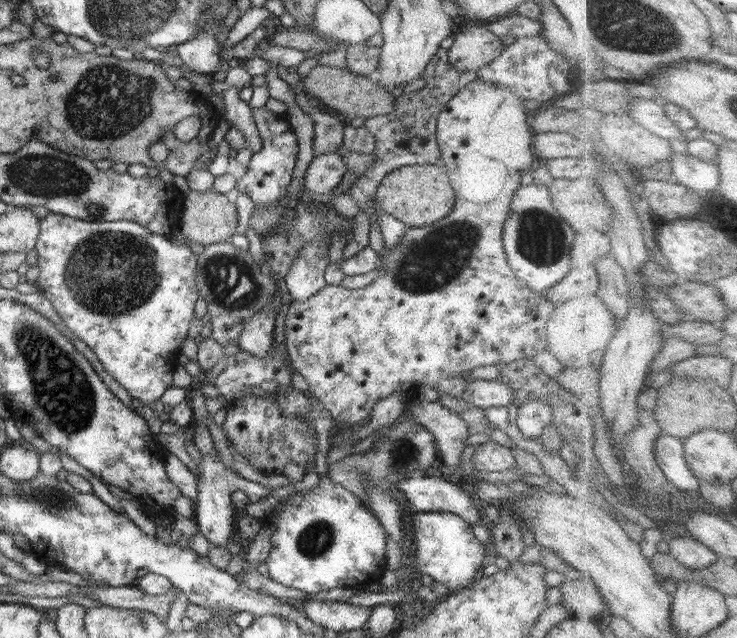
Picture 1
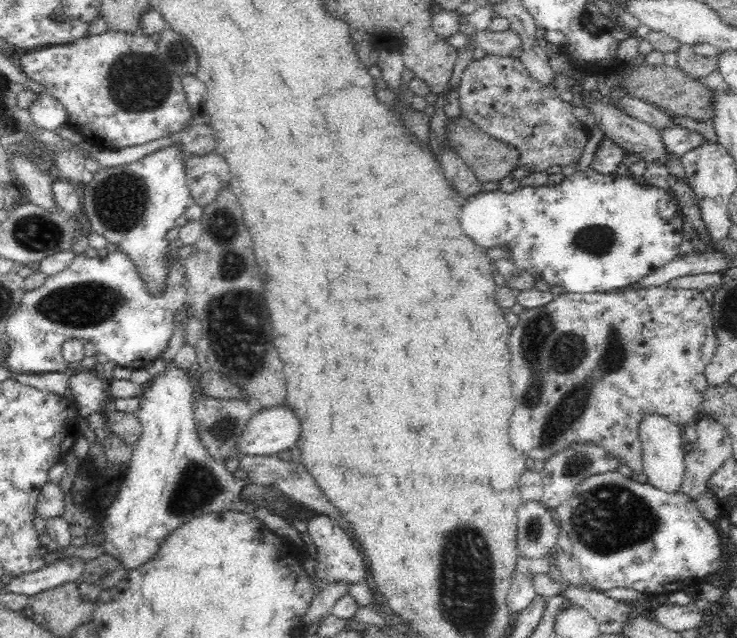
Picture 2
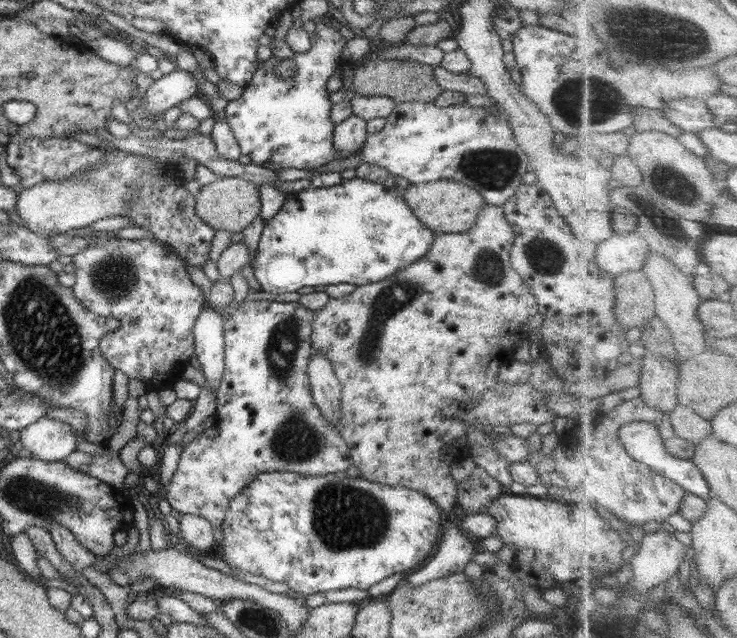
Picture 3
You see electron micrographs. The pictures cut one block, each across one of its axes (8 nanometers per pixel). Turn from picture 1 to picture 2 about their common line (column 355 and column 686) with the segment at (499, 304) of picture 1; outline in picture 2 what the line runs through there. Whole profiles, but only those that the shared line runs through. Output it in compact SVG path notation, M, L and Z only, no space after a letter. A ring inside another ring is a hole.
M667 283L644 289L638 287L624 288L618 293L570 293L559 294L554 301L539 306L539 308L525 309L518 315L520 321L511 330L508 338L510 347L510 381L513 396L516 401L512 418L510 418L510 442L516 450L522 450L528 458L546 460L549 456L565 449L568 445L580 443L596 443L612 458L618 457L620 464L629 466L633 474L643 472L642 447L639 439L640 421L648 414L658 414L669 418L674 424L684 426L694 422L701 416L700 407L704 391L707 388L705 375L706 366L711 361L717 347L711 305L698 290L676 289Z

